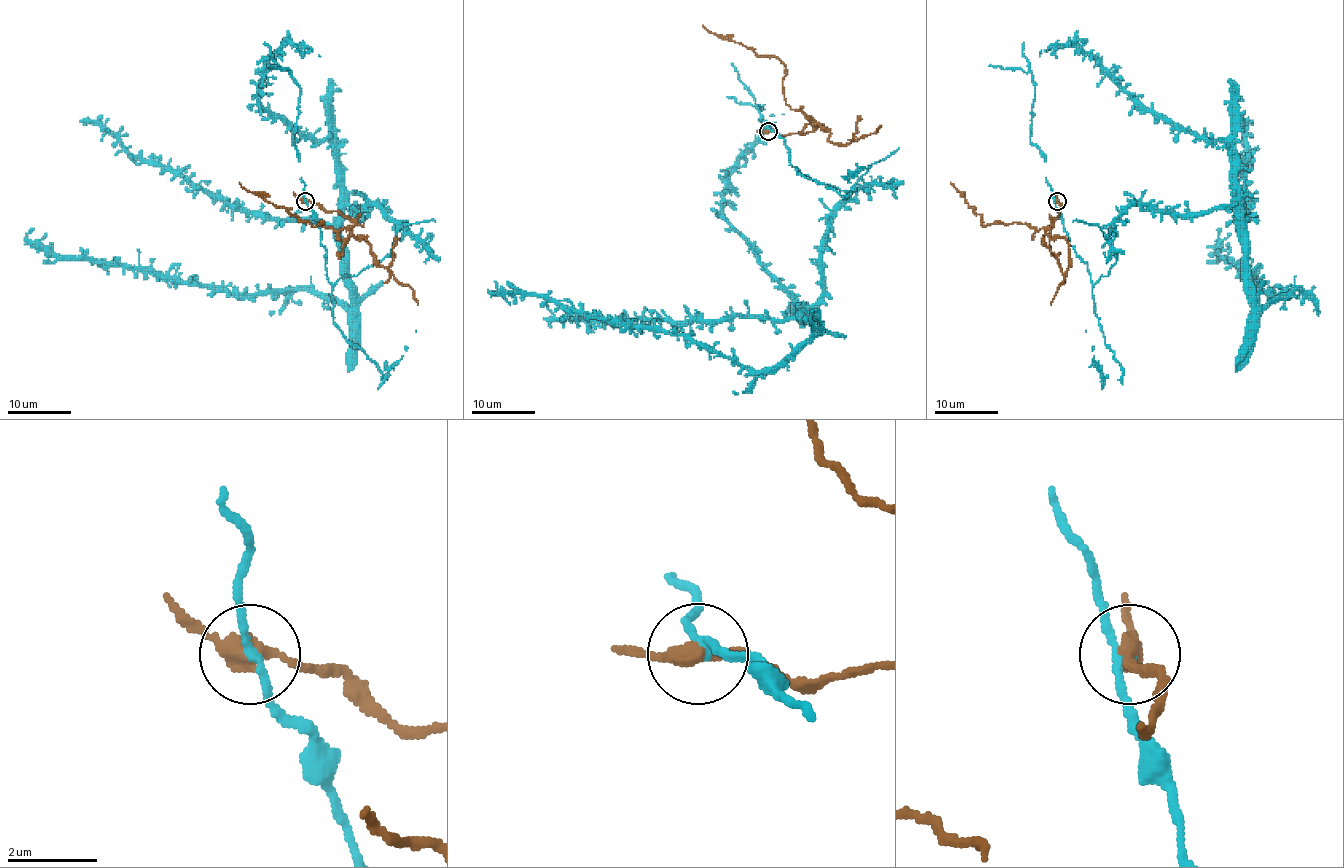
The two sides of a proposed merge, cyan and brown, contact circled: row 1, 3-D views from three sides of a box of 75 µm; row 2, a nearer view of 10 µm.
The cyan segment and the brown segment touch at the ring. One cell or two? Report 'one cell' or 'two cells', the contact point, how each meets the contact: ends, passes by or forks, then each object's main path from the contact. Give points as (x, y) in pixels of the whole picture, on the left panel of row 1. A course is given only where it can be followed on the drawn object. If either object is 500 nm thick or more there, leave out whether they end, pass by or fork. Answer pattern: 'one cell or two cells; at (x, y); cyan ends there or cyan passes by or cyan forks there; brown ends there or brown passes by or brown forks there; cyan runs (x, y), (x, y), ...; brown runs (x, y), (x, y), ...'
two cells; at (305, 201); cyan passes by; brown passes by; cyan runs (304, 201), (333, 284), (379, 263), (400, 225), (343, 211), (349, 308), (50, 255), (34, 228); brown runs (304, 201), (339, 211), (354, 223), (336, 230), (322, 223), (314, 227), (239, 182)

